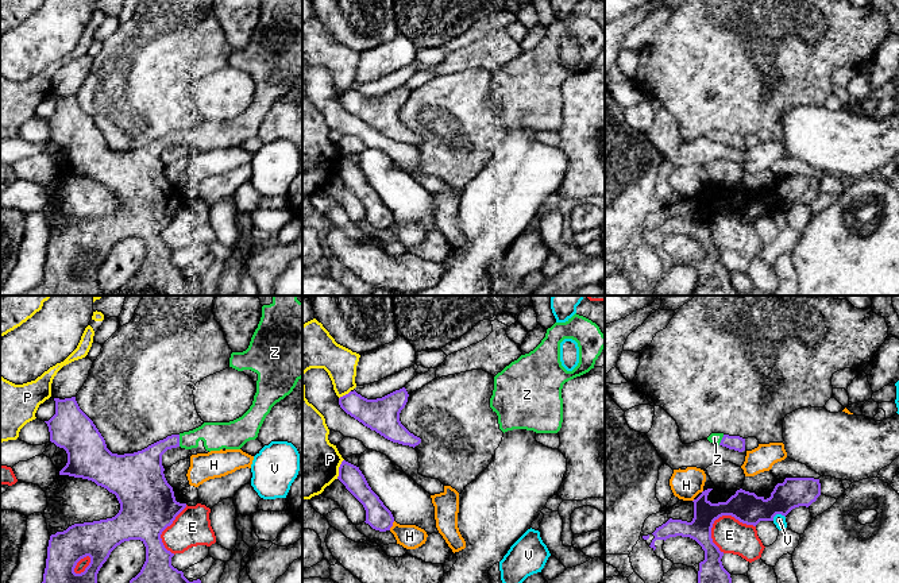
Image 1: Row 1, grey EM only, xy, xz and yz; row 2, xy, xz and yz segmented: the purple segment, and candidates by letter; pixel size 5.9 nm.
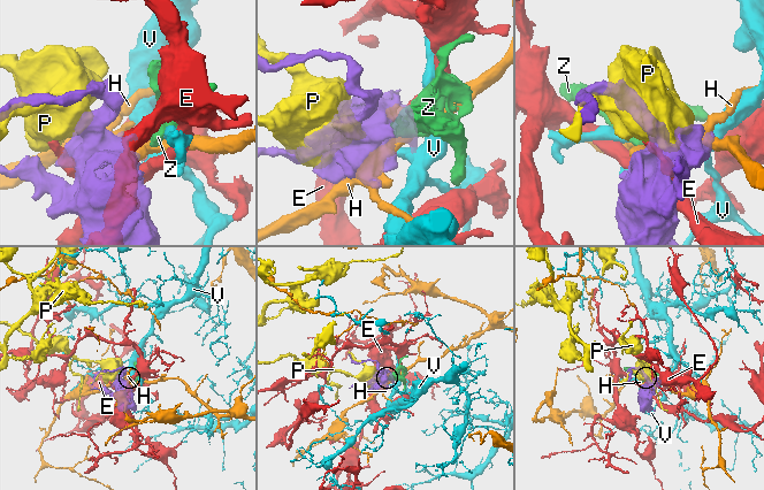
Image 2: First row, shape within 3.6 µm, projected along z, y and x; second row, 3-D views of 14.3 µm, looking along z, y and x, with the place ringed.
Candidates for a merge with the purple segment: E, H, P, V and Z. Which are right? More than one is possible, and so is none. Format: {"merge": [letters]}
{"merge": ["Z"]}

